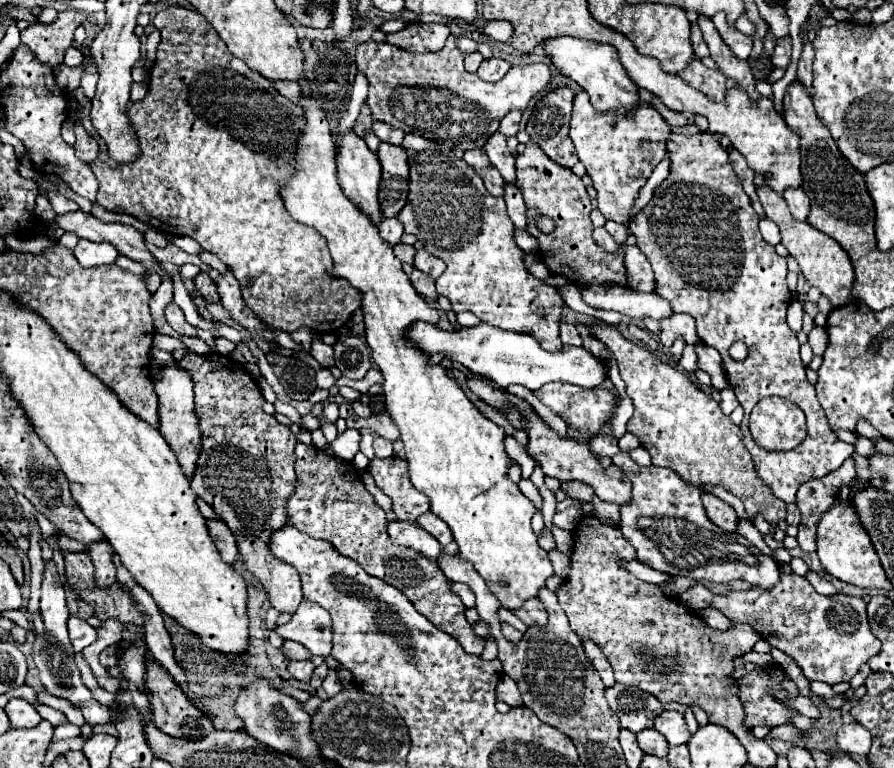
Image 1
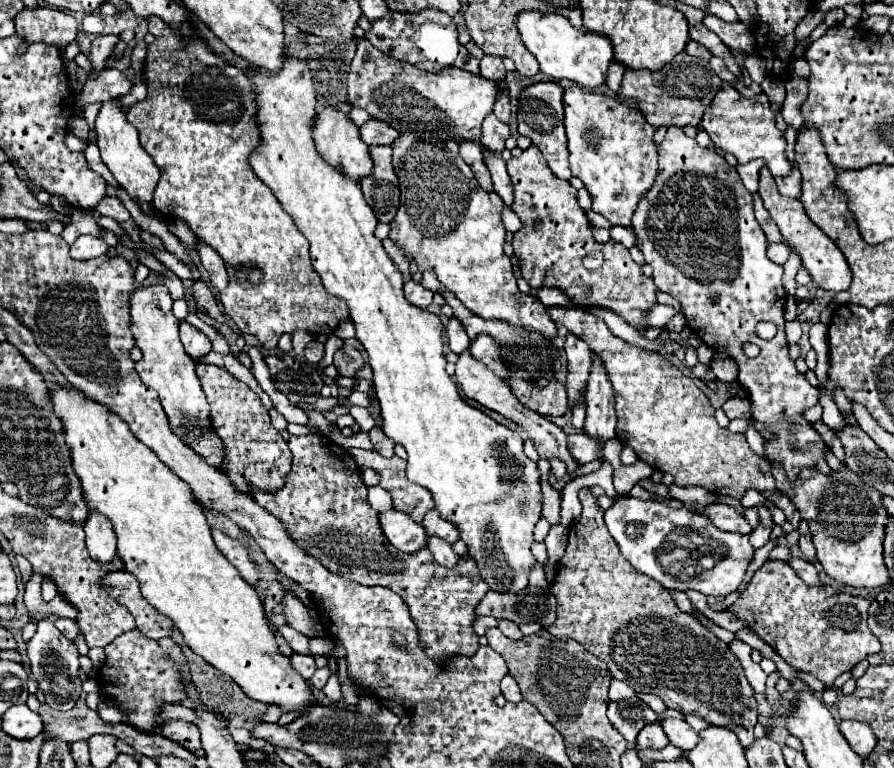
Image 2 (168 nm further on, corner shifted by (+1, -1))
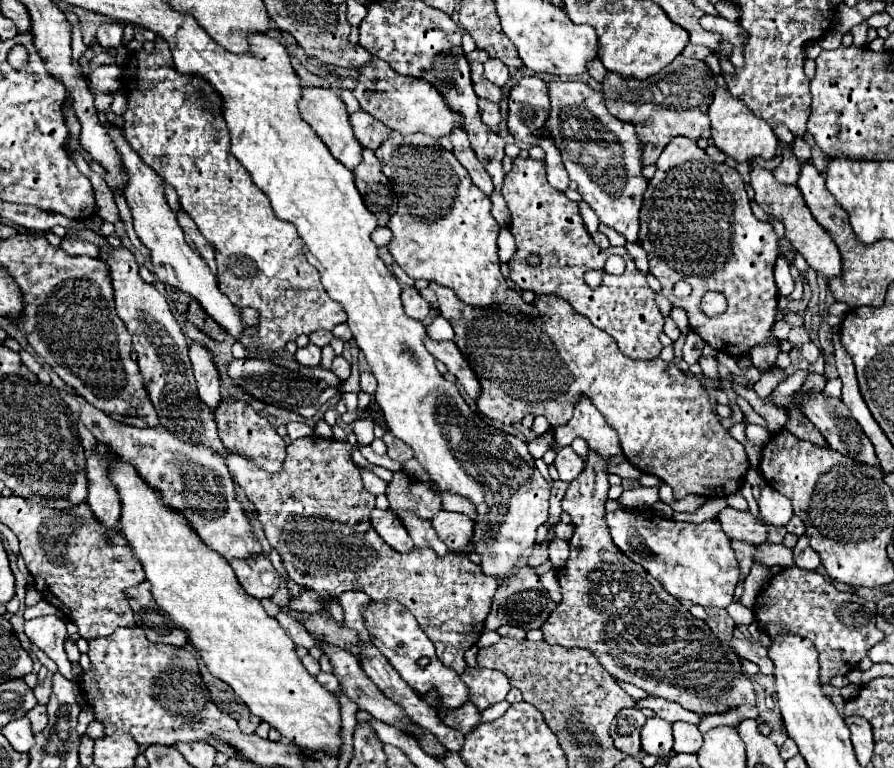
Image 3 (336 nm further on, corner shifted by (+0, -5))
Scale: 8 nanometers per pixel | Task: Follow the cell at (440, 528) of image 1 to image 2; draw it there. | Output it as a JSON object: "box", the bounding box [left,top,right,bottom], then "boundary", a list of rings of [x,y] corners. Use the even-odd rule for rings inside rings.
{"box":[423,510,459,544],"boundary":[[[431,510],[431,512],[425,514],[423,528],[425,528],[429,534],[435,534],[435,536],[443,538],[443,540],[449,542],[449,544],[453,544],[453,542],[459,540],[459,530],[457,530],[457,526],[453,526],[453,522],[447,522],[445,518],[441,518],[437,510]]]}

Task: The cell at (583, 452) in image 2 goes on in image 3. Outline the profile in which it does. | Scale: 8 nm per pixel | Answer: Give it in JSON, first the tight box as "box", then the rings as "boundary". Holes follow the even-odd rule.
{"box":[554,446,584,482],"boundary":[[[564,446],[564,448],[558,450],[556,460],[554,460],[554,466],[556,466],[558,474],[560,474],[560,480],[568,480],[568,482],[570,482],[570,480],[574,480],[574,478],[580,474],[580,470],[584,468],[584,458],[578,456],[578,454],[572,450],[572,446]]]}

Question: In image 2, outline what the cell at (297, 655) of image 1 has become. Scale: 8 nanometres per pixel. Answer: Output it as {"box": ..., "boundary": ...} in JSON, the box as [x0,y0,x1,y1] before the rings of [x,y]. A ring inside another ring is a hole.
{"box":[279,624,309,654],"boundary":[[[289,624],[281,626],[281,628],[279,628],[279,634],[287,640],[287,644],[289,644],[295,652],[299,652],[299,654],[309,654],[309,638],[307,638],[307,636],[303,636],[301,632],[295,632]]]}

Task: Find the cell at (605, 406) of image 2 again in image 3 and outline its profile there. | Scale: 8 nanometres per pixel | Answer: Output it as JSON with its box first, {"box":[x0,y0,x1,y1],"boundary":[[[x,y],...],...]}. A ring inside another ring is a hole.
{"box":[544,450,756,716],"boundary":[[[588,450],[586,466],[578,478],[574,478],[562,498],[562,508],[572,516],[574,536],[570,538],[570,558],[564,568],[556,570],[562,586],[562,602],[552,610],[544,622],[544,640],[560,646],[576,646],[590,650],[598,662],[616,678],[646,690],[650,696],[676,702],[700,716],[730,712],[742,704],[756,704],[756,692],[752,682],[742,674],[738,654],[708,628],[706,622],[696,620],[674,596],[670,596],[660,582],[656,582],[642,566],[632,562],[620,548],[614,546],[610,530],[606,526],[604,504],[608,500],[608,458],[602,458],[596,450]]]}

